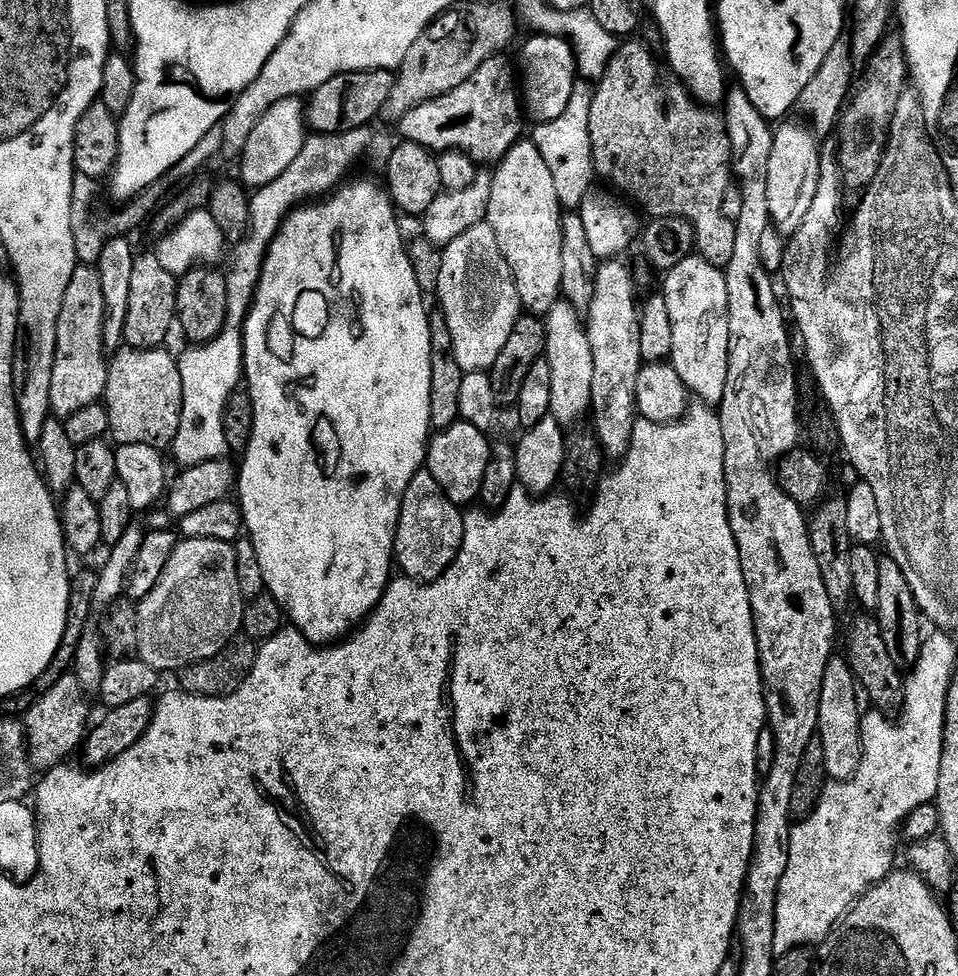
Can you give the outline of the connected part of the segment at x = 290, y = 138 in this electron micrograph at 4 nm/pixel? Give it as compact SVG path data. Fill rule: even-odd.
M303 99L283 100L270 106L270 110L266 110L266 114L258 118L258 126L250 130L250 138L246 138L244 151L238 157L241 176L239 179L245 185L248 183L249 189L265 188L270 182L274 182L274 178L278 178L278 174L286 171L294 158L298 158L305 139L306 104Z

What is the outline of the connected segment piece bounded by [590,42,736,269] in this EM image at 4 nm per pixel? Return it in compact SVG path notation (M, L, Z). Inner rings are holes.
M624 42L617 47L614 58L606 66L604 73L600 75L599 81L592 93L592 105L590 106L590 146L592 147L592 166L595 175L599 179L601 176L602 179L609 180L613 184L611 187L617 193L627 197L633 205L639 206L641 209L644 207L649 212L647 214L649 217L659 218L661 216L669 216L670 218L682 218L686 222L690 222L690 226L696 235L696 252L698 255L702 259L708 260L710 266L727 269L730 258L734 255L734 250L730 245L734 242L736 222L726 218L726 214L722 214L722 202L726 198L726 190L734 180L732 175L732 151L730 150L730 140L724 129L723 115L719 111L693 100L679 83L671 82L672 84L667 84L660 77L660 68L656 65L656 60L652 57L652 52L646 45L628 43L632 42Z

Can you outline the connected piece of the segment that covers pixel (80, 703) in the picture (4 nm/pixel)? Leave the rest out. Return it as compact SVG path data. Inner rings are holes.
M68 674L56 680L32 705L28 713L22 716L24 739L28 753L28 762L33 769L47 770L57 768L69 759L72 751L83 745L89 731L88 704L83 700L82 689L75 674Z

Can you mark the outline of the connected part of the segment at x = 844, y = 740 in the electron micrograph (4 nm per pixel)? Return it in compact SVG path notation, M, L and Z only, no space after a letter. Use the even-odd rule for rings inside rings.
M834 656L828 661L823 676L822 694L819 695L817 740L823 748L823 760L827 777L833 781L848 780L861 764L861 722L862 707L858 702L860 692L847 661Z

